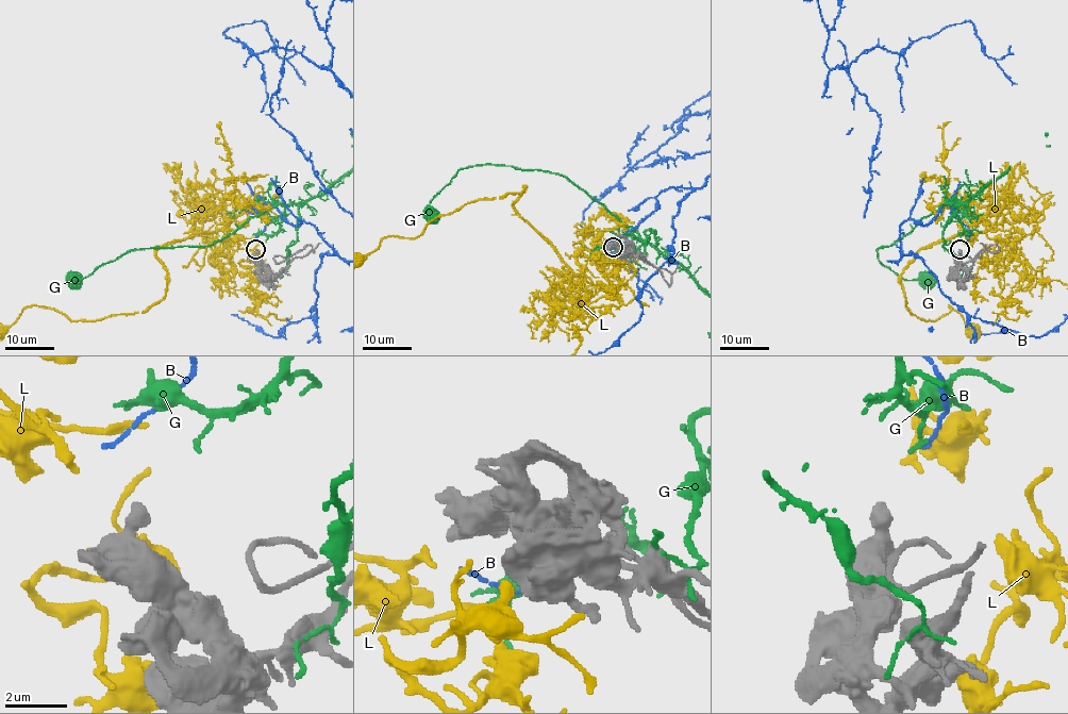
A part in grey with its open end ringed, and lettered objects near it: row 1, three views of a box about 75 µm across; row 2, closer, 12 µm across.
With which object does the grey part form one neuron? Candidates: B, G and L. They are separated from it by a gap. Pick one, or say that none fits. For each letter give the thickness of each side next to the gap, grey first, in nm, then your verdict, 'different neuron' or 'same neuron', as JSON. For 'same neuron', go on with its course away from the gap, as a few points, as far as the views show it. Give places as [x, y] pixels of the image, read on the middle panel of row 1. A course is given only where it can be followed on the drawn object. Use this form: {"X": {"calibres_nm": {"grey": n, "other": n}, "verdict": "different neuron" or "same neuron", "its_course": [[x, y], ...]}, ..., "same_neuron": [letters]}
{"B": {"calibres_nm": {"grey": 500, "other": 120}, "verdict": "different neuron"}, "G": {"calibres_nm": {"grey": 500, "other": 140}, "verdict": "different neuron"}, "L": {"calibres_nm": {"grey": 500, "other": 260}, "verdict": "different neuron"}, "same_neuron": []}

